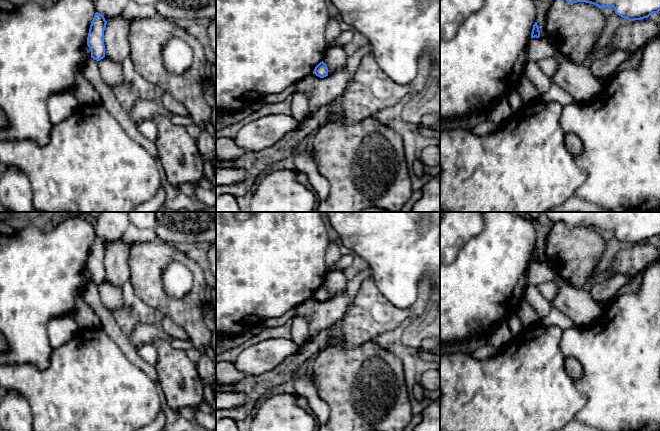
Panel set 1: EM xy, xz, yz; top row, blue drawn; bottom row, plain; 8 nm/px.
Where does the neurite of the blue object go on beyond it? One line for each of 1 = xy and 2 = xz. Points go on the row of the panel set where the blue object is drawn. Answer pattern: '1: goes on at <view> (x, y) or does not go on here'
1: does not go on here
2: does not go on here

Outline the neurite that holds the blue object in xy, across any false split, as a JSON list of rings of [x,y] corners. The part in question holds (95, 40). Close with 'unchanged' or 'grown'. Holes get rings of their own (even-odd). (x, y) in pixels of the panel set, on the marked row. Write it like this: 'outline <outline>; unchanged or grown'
outline [[[96,12],[90,25],[87,45],[91,51],[91,58],[97,62],[105,57],[104,30],[106,24],[104,16]]]; unchanged

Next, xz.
outline [[[322,61],[314,69],[313,74],[320,78],[328,76],[328,68],[326,64]]]; unchanged

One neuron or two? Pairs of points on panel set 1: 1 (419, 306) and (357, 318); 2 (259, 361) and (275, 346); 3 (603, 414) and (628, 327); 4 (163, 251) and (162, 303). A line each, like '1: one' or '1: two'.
1: one
2: one
3: one
4: one

